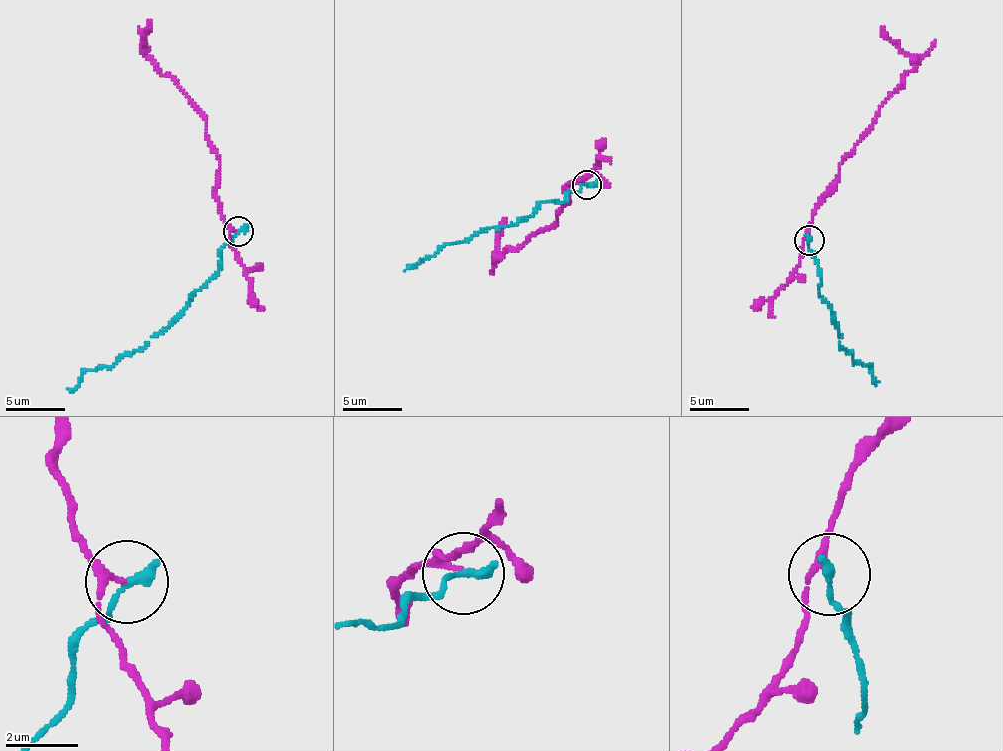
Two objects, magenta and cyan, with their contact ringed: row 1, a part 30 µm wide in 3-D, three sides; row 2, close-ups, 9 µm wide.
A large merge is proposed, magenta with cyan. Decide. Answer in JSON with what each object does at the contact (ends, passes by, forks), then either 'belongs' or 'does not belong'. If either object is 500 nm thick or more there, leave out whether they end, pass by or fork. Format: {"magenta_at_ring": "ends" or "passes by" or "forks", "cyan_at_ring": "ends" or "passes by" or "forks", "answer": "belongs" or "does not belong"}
{"magenta_at_ring": "passes by", "cyan_at_ring": "ends", "answer": "does not belong"}

